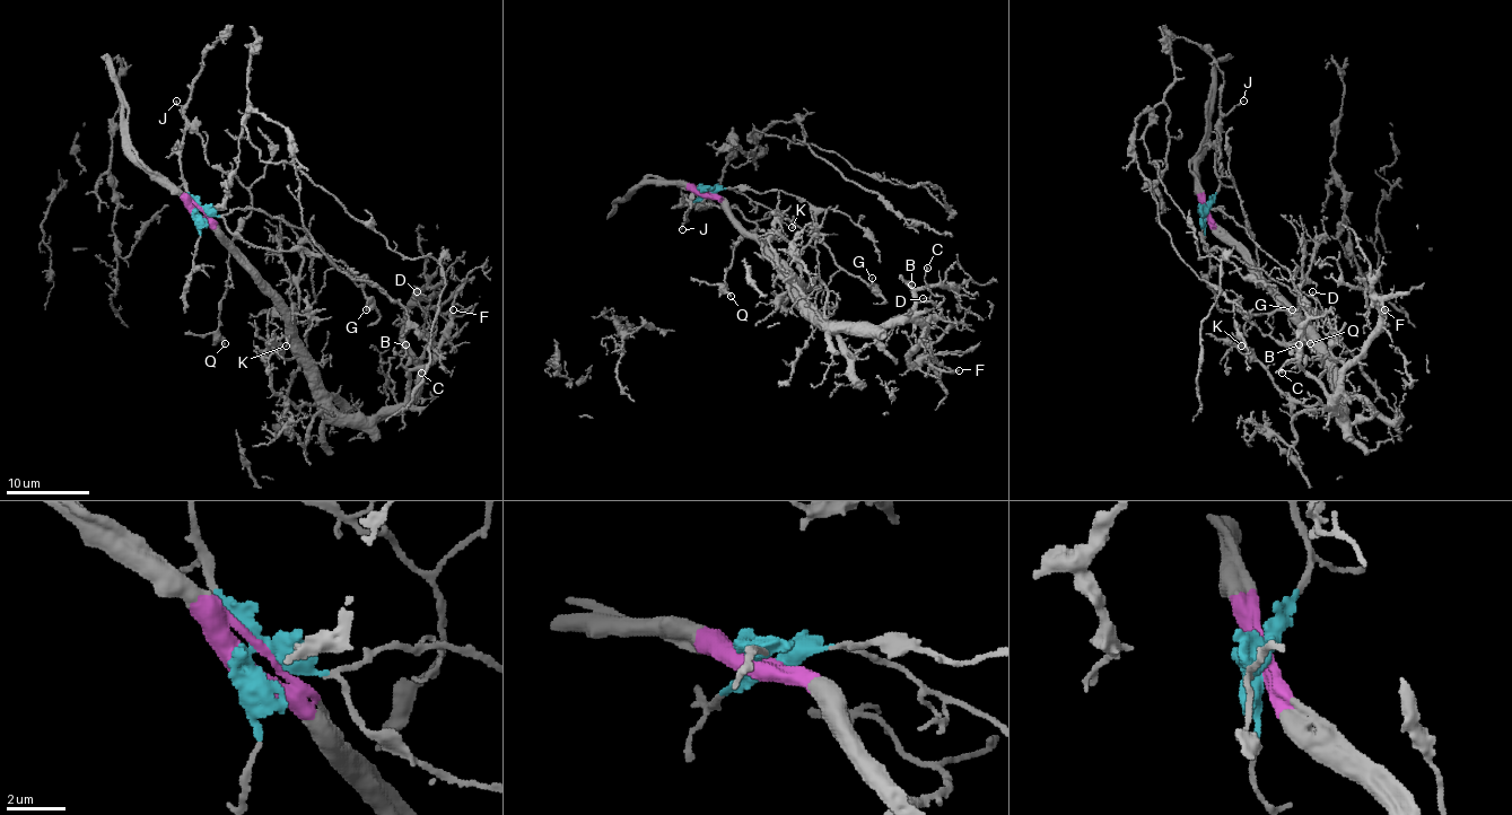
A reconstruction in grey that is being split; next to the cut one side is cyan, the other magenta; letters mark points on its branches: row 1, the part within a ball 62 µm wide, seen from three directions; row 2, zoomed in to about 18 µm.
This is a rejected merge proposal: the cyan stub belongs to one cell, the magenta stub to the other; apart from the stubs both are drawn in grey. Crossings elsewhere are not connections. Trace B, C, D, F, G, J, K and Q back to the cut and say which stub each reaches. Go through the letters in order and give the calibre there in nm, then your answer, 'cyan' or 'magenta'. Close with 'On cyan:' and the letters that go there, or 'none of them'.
B: calibre 180 nm; magenta
C: calibre 150 nm; magenta
D: calibre 70 nm; magenta
F: calibre 300 nm; magenta
G: calibre 140 nm; cyan
J: calibre 160 nm; cyan
K: calibre 180 nm; magenta
Q: calibre 200 nm; cyan
On cyan: G, J, Q

